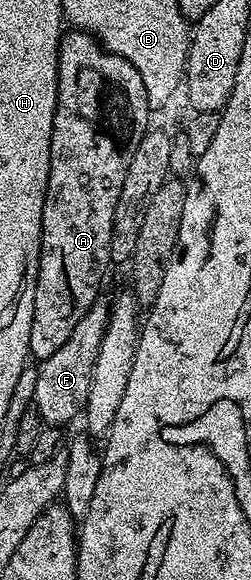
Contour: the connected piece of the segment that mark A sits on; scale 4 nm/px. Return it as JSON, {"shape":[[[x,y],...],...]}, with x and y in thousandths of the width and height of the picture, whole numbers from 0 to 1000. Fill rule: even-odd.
{"shape":[[[287,48],[251,60],[239,157],[207,222],[207,288],[175,340],[159,467],[135,503],[135,552],[112,595],[131,619],[171,621],[215,614],[215,607],[231,607],[231,600],[279,586],[279,572],[311,566],[311,555],[402,512],[398,484],[446,452],[442,403],[458,360],[470,359],[518,279],[550,260],[554,245],[598,222],[590,195],[590,152],[534,110],[418,84],[347,52]]]}

